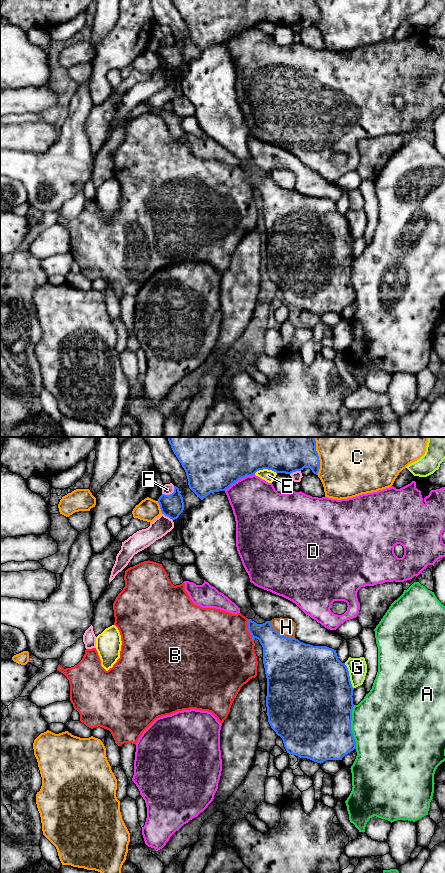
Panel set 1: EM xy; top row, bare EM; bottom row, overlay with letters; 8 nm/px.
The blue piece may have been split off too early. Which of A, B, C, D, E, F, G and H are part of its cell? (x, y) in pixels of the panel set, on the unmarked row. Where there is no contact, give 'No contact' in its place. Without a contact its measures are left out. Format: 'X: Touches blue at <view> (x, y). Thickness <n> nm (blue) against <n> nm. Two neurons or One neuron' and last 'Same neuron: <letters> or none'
A: Touches blue at xy (350, 279). Thickness 500 nm (blue) against 480 nm. Two neurons
B: Touches blue at xy (247, 181). Thickness 190 nm (blue) against 500 nm. One neuron
C: Touches blue at xy (319, 13). Thickness 200 nm (blue) against 400 nm. Two neurons
D: Touches blue at xy (239, 31). Thickness 360 nm (blue) against 400 nm. Two neurons
E: Touches blue at xy (265, 20). Thickness 260 nm (blue) against 100 nm. Two neurons
F: Touches blue at xy (170, 46). Thickness 180 nm (blue) against 90 nm. Two neurons
G: Touches blue at xy (349, 228). Thickness 500 nm (blue) against 160 nm. Two neurons
H: Touches blue at xy (281, 187). Thickness 400 nm (blue) against 150 nm. Two neurons
Same neuron: B

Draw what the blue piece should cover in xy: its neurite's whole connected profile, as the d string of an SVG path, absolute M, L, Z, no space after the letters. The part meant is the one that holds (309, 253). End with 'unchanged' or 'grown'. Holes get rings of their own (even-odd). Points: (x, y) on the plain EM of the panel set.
M144 113L133 119L128 120L124 127L125 139L118 146L114 155L114 177L118 180L121 187L121 203L120 210L117 214L106 223L101 218L101 212L96 200L86 201L82 212L71 220L64 221L60 216L57 223L63 225L70 236L70 253L75 262L80 266L80 273L87 279L93 281L95 279L102 279L111 284L115 295L121 298L124 295L137 295L142 285L159 269L171 267L178 263L196 261L201 263L211 264L217 272L222 276L227 270L231 257L236 250L241 239L250 231L257 228L257 208L255 205L254 192L258 191L263 199L263 216L267 230L267 248L266 259L268 274L271 280L283 292L284 299L287 305L296 307L300 310L307 310L317 315L323 315L326 312L342 312L342 310L356 301L356 293L351 282L352 262L353 256L353 242L349 223L345 215L342 215L337 208L336 202L327 198L313 198L300 194L298 191L288 190L280 187L271 177L270 173L263 176L257 176L251 171L246 170L241 165L232 166L216 160L202 160L195 157L190 151L188 145L185 143L185 135L174 138L162 116L153 113Z; grown

